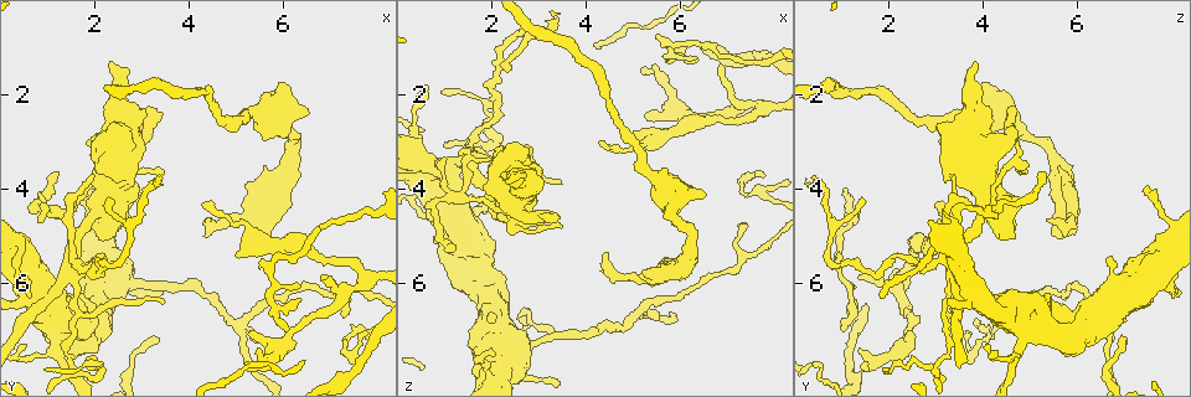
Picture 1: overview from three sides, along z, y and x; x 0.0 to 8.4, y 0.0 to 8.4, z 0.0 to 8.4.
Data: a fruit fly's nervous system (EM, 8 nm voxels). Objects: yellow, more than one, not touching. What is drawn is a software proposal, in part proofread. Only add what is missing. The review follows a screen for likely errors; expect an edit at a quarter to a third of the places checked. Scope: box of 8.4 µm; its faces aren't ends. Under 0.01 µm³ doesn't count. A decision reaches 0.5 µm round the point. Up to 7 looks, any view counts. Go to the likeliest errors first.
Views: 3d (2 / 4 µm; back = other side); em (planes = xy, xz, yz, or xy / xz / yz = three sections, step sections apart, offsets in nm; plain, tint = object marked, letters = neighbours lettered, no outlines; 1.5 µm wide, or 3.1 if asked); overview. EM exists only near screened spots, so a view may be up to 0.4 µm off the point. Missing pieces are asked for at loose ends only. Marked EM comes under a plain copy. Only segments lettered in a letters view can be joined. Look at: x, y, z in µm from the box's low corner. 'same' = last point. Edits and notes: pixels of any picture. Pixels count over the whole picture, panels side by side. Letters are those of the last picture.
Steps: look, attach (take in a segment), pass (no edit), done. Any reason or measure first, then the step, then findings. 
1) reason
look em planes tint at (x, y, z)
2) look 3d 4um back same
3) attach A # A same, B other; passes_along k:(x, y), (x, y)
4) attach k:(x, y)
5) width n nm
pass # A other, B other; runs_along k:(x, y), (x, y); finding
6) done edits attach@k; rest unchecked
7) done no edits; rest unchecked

branch stops here
look em planes letters at (4.45, 4.65, 5.35)

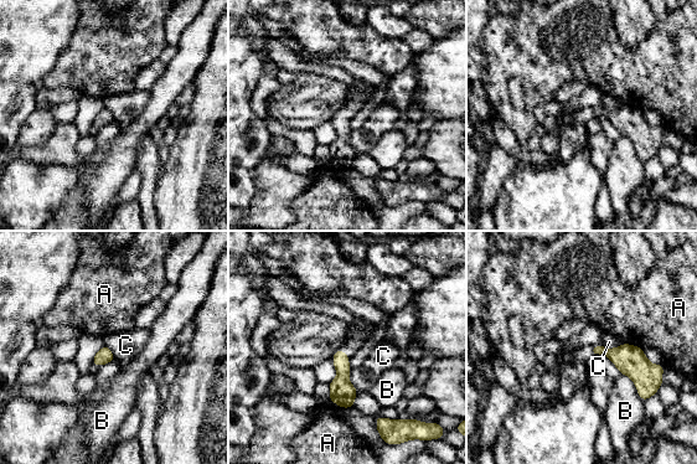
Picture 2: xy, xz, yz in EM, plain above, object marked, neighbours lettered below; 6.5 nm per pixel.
pass # A other, B other, C other; border 2:(350, 369), (350, 383), (357, 392); none of them fits

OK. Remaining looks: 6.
branch stops here
look em planes letters at (5.25, 7.65, 1.60)

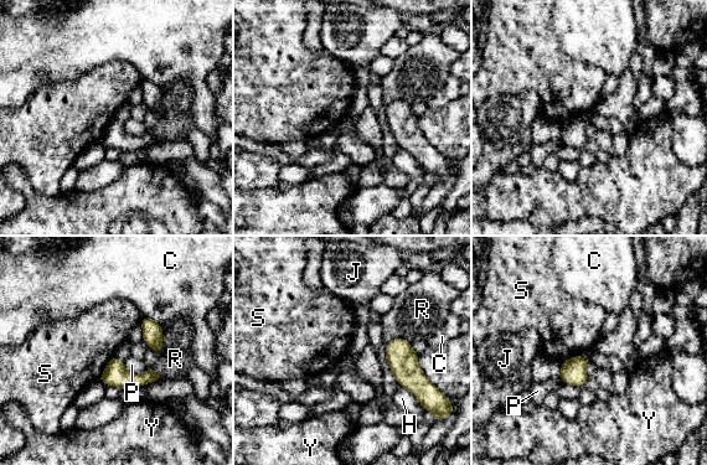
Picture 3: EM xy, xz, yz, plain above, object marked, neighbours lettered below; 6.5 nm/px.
pass # C other, H other, J other, P other, R other, S other, Y other; border 3:(113, 356), (99, 378); no lettered segment goes on from it

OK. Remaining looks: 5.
thin end
look 3d 4um back at (4.25, 4.25, 3.00)

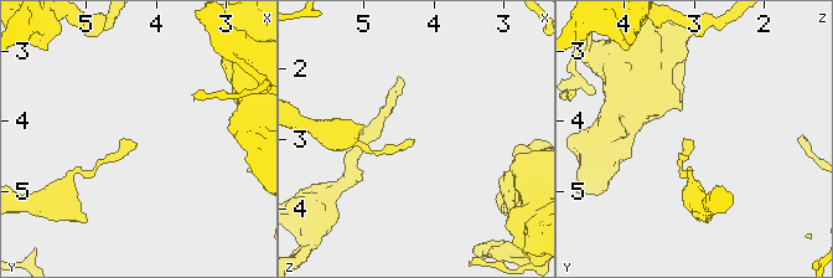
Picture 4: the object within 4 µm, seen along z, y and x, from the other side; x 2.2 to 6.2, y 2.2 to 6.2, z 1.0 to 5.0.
look em xz step 4 letters at (4.25, 4.30, 3.05)

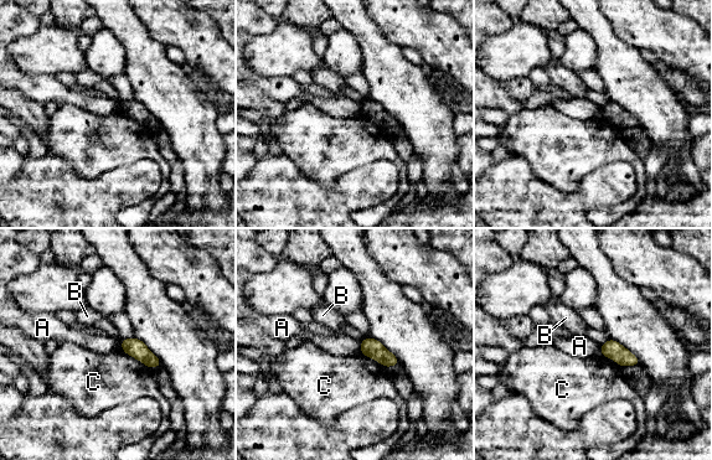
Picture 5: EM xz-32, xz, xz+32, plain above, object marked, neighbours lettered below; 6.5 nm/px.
cut it another way
look em planes letters same

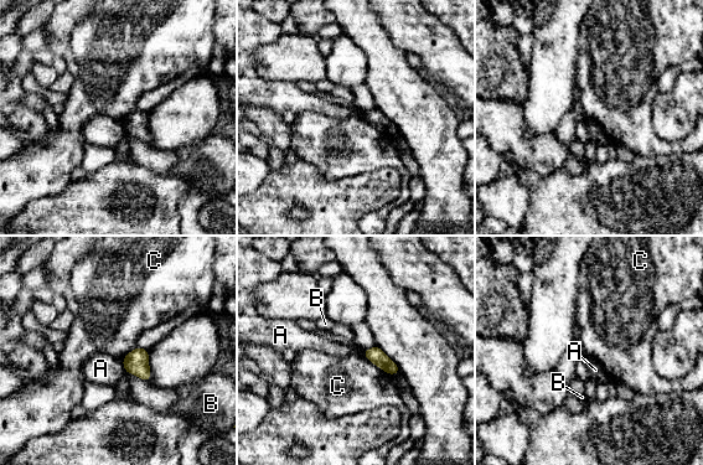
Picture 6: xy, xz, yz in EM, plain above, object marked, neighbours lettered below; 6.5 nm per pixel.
pass # A other, B other, C other; no lettered segment goes on from it

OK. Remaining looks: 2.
done no edits; rest unchecked

